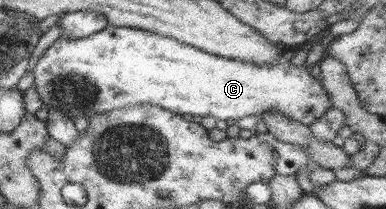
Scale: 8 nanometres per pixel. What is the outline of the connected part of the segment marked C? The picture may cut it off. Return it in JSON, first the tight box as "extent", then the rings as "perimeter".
{"extent":[32,25,330,126],"perimeter":[[[106,25],[100,31],[80,39],[59,36],[39,58],[32,72],[34,89],[44,107],[60,110],[60,114],[64,113],[70,121],[80,116],[88,119],[94,111],[106,112],[136,104],[152,104],[178,115],[188,113],[191,116],[215,117],[220,121],[236,121],[248,115],[259,119],[260,113],[274,111],[308,126],[330,108],[328,94],[320,80],[313,79],[304,65],[295,67],[284,60],[269,65],[253,65],[223,59],[175,39],[132,27]]]}

